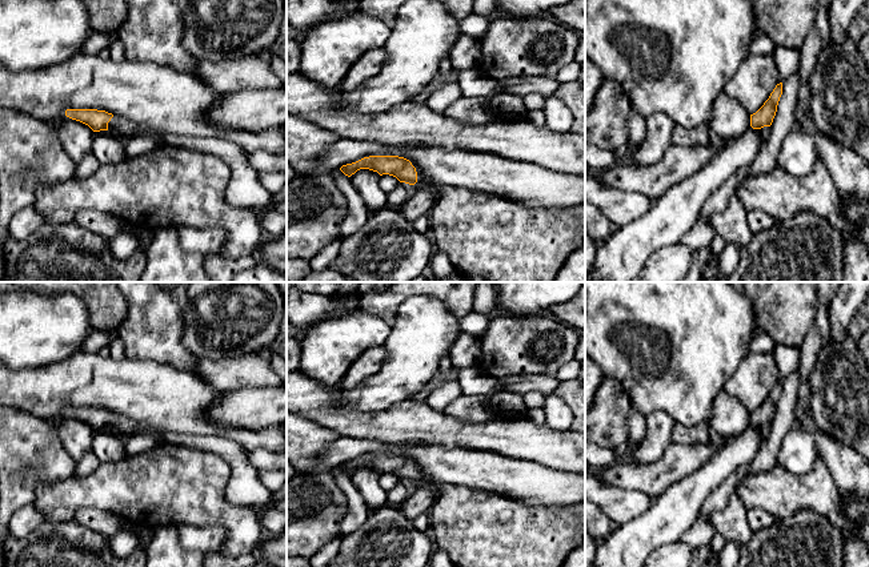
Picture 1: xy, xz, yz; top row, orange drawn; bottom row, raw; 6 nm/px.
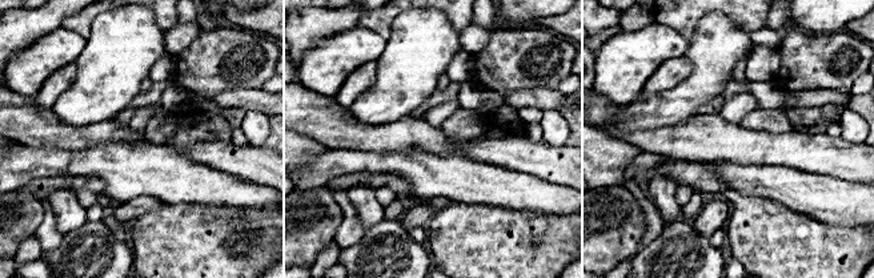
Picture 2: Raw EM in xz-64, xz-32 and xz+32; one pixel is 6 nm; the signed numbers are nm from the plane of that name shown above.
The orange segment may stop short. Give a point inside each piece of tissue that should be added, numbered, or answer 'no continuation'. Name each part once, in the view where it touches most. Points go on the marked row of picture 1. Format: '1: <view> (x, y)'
1: xy (125, 129)

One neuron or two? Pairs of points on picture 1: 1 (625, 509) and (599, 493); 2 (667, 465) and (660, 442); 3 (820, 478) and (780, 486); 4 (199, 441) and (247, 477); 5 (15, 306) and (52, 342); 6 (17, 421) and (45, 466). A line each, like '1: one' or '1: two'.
1: one
2: two
3: one
4: one
5: one
6: one

